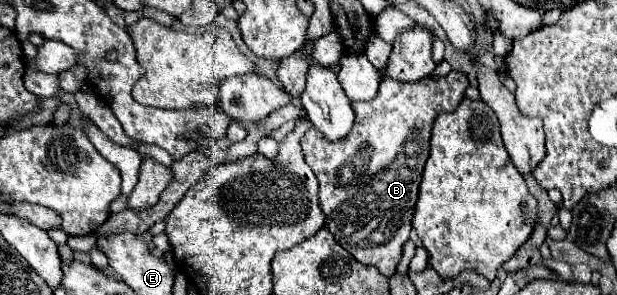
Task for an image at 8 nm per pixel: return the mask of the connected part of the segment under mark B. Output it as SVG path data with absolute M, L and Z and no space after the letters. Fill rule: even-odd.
M451 71L445 77L415 83L383 77L377 97L373 101L351 103L355 113L355 125L347 137L333 143L315 127L311 127L301 137L305 163L313 169L319 181L319 207L325 213L325 227L331 231L335 241L339 241L339 245L343 245L359 263L375 265L385 277L395 271L401 259L403 243L409 239L421 173L429 157L429 137L433 119L439 111L453 111L465 97L467 87L469 81L461 71Z

